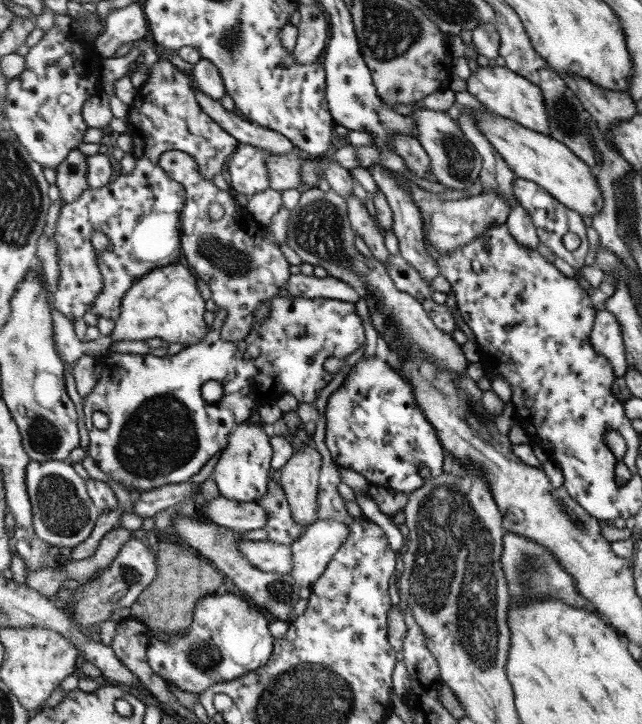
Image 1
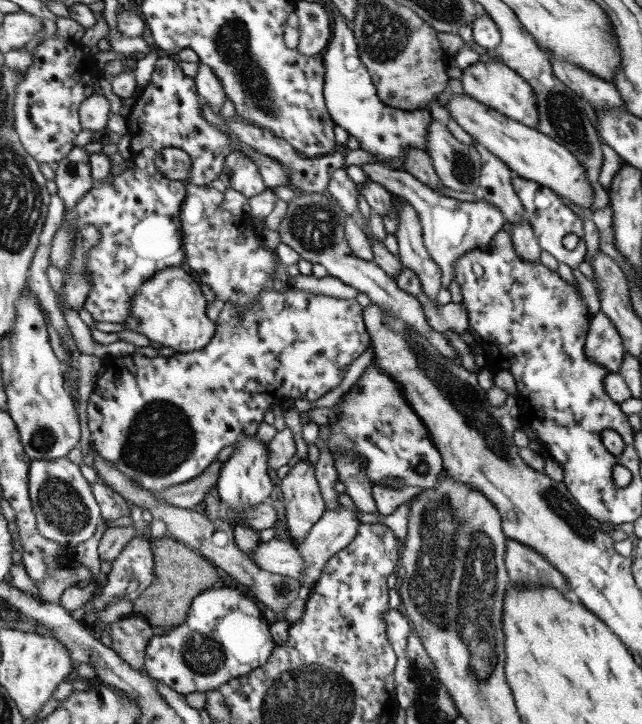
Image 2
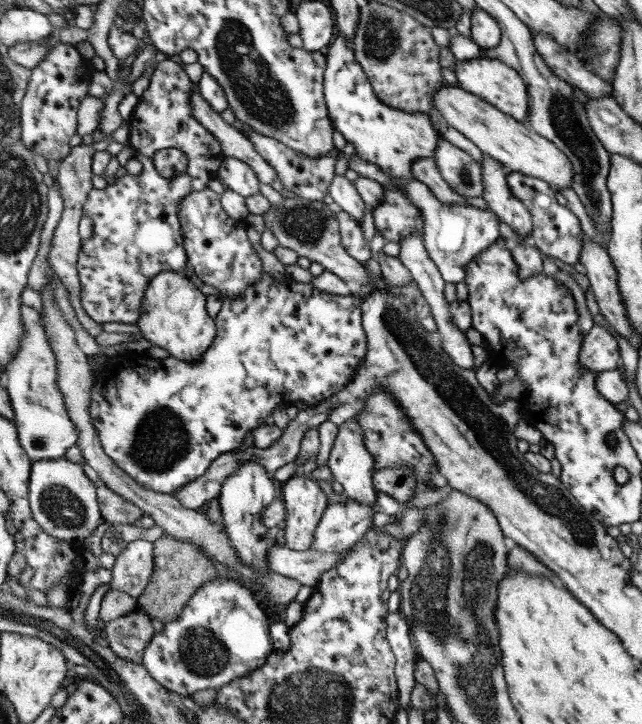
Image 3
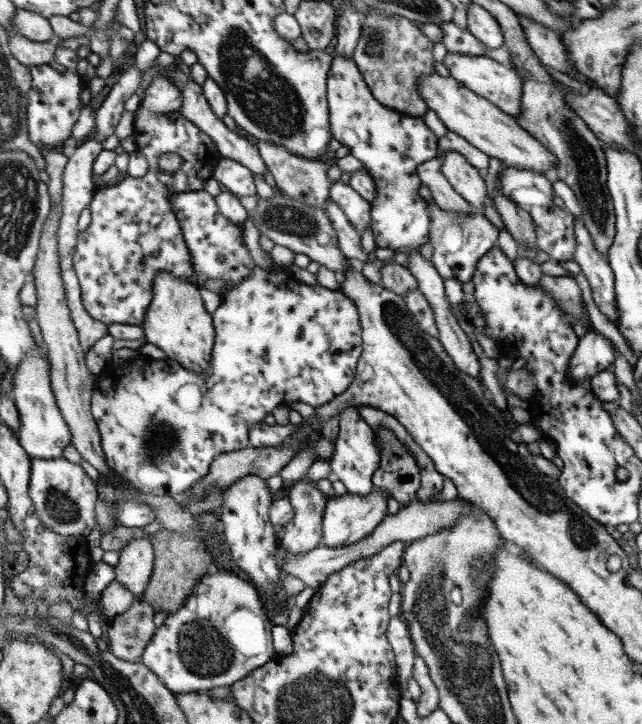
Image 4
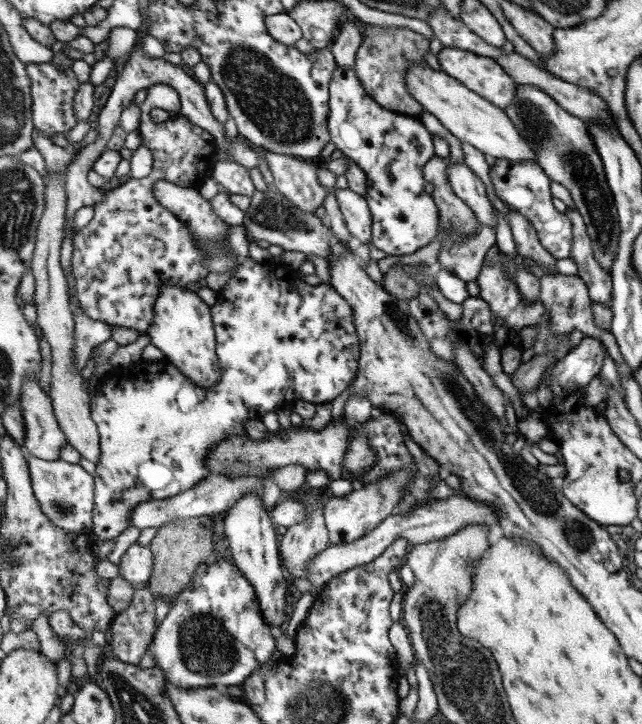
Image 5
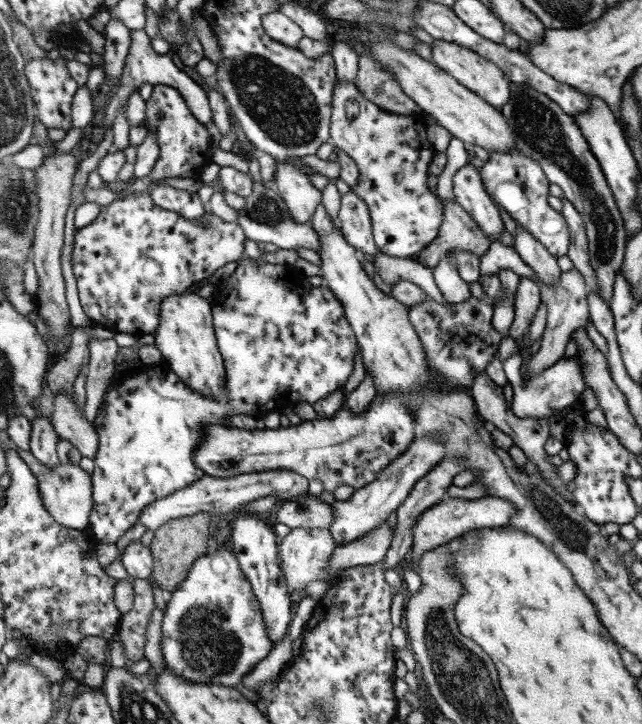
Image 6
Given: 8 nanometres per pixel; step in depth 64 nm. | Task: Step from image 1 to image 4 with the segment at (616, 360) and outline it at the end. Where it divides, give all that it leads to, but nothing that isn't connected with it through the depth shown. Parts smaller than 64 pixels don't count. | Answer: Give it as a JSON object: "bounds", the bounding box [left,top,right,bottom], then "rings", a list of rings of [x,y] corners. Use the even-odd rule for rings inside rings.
{"bounds":[571,332,615,380],"rings":[[[588,332],[580,338],[579,347],[572,356],[571,371],[574,380],[592,380],[601,371],[612,368],[615,362],[613,343],[596,332]]]}

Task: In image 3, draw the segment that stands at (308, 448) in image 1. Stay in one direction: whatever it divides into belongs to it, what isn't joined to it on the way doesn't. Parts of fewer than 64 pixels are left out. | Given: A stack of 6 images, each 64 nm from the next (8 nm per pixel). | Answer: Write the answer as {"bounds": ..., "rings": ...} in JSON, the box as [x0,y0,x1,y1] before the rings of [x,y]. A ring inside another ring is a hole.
{"bounds":[282,474,329,550],"rings":[[[294,474],[282,484],[282,488],[282,498],[288,508],[284,544],[291,550],[310,550],[329,506],[327,496],[315,481],[304,475]]]}

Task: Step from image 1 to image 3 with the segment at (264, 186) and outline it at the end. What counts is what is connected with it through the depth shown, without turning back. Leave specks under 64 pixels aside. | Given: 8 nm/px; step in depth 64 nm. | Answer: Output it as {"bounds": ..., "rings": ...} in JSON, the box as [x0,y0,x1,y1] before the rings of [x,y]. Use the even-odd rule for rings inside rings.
{"bounds":[218,156,261,198],"rings":[[[226,156],[224,167],[221,168],[218,179],[225,183],[225,188],[247,198],[259,194],[261,180],[249,164],[238,158]]]}

